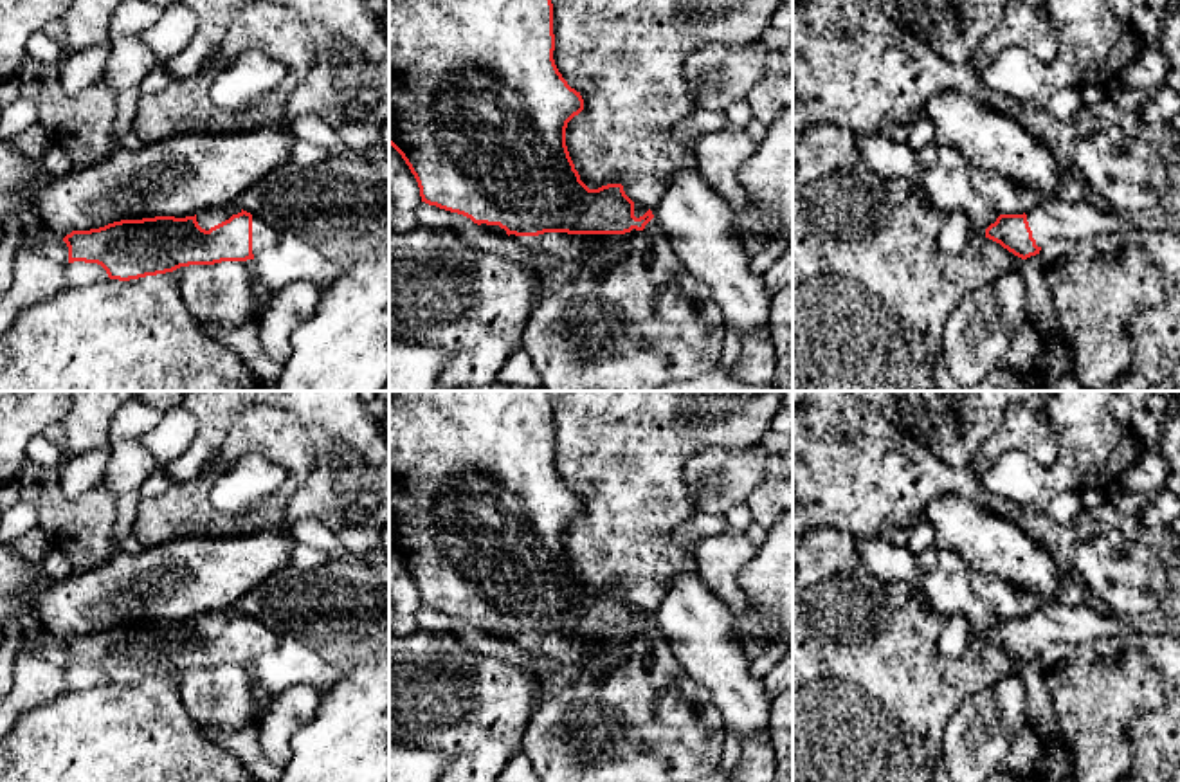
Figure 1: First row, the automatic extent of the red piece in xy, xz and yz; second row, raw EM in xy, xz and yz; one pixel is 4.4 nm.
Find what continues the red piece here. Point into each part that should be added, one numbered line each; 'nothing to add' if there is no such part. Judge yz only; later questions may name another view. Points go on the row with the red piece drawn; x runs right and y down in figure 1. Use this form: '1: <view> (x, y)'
1: yz (1078, 220)

